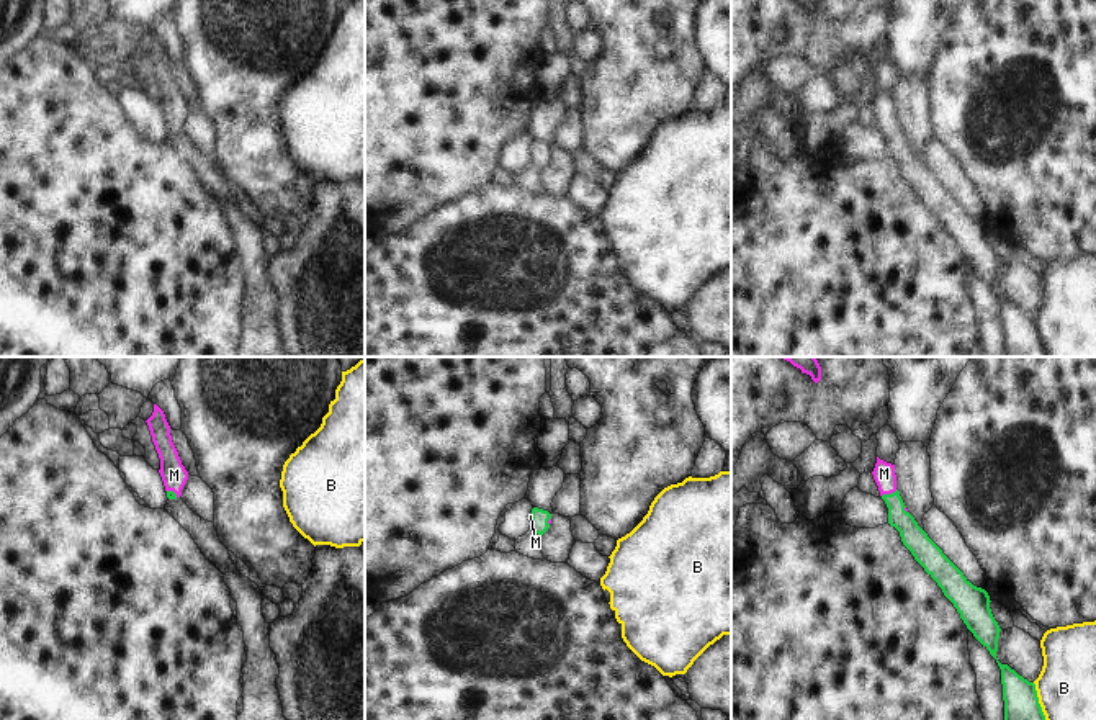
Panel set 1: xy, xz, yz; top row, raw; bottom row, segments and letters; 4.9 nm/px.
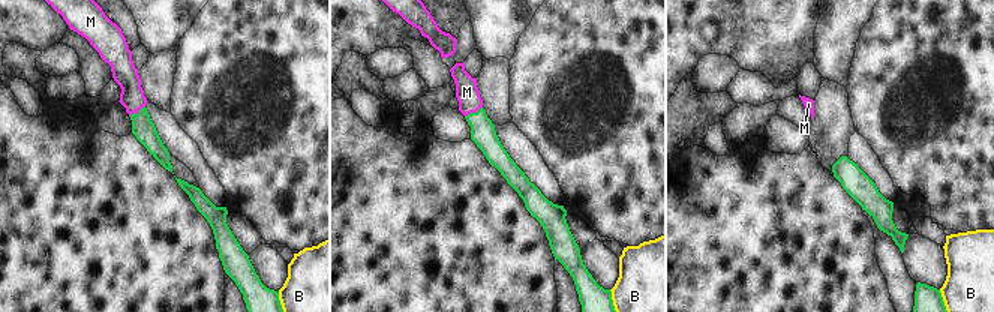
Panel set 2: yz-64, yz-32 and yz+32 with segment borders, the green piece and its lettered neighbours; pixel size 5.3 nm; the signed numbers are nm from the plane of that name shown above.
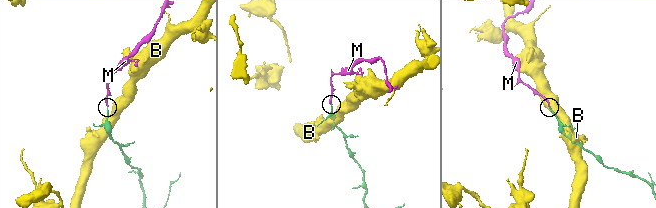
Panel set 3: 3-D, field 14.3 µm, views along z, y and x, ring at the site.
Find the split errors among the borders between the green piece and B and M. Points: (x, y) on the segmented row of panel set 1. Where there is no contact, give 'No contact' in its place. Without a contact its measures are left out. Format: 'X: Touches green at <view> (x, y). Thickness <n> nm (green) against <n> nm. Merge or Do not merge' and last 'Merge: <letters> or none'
B: Touches green at yz (1037, 701). Thickness 170 nm (green) against 280 nm. Do not merge
M: Touches green at yz (889, 494). Thickness 120 nm (green) against 110 nm. Merge
Merge: M.

